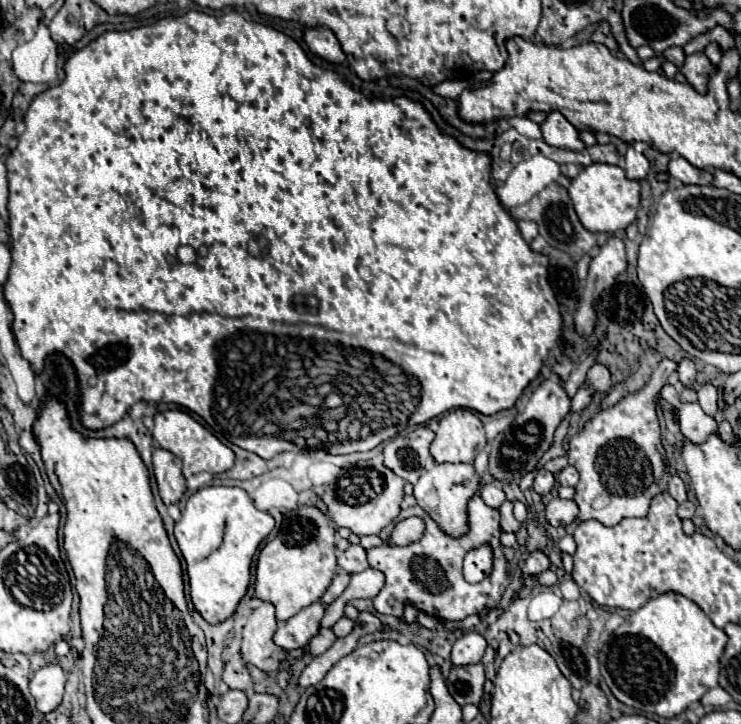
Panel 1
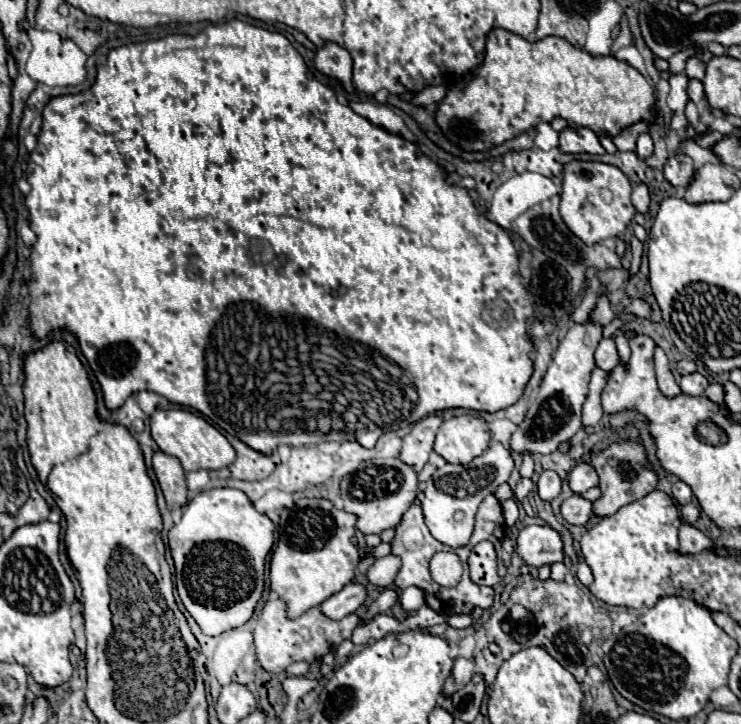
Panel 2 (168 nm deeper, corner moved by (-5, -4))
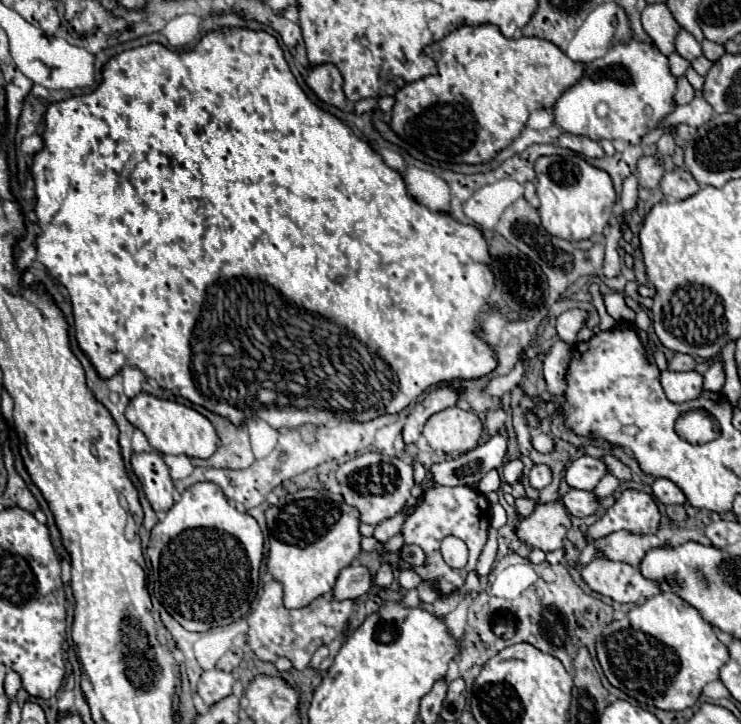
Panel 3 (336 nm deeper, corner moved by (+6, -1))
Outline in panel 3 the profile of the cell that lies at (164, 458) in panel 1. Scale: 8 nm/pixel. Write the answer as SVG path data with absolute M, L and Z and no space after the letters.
M155 452L131 456L131 468L143 486L143 492L155 512L167 512L173 506L173 480L163 458Z

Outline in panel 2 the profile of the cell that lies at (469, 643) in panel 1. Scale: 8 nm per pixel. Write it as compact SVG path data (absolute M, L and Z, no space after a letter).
M456 657L454 659L454 667L452 667L452 673L450 677L446 679L446 685L444 685L444 693L446 695L452 695L456 693L458 689L462 689L474 675L474 661L472 657Z

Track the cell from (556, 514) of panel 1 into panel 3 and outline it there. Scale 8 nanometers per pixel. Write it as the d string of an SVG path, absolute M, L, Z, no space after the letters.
M571 490L563 496L563 504L567 506L571 516L583 518L583 516L591 516L595 514L599 500L595 498L593 492L585 492L585 490Z

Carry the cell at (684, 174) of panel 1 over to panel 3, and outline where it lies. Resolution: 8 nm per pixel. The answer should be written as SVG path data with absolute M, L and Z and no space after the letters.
M643 156L637 162L637 180L639 180L641 188L647 188L647 190L657 188L657 184L663 178L663 172L665 172L663 166L653 156Z

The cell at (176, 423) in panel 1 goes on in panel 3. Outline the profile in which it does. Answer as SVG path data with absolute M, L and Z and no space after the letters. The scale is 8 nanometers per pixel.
M141 392L129 400L129 406L125 408L125 418L147 436L153 448L157 448L163 454L185 454L191 458L209 458L217 450L217 434L213 430L213 424L197 410L187 408L179 402L161 400L157 396Z

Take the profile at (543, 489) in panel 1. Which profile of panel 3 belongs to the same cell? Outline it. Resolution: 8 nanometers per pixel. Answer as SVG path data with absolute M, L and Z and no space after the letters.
M535 464L533 468L531 468L531 472L529 472L529 482L531 482L531 486L533 488L537 488L537 490L541 490L541 488L545 488L549 482L551 482L551 468L549 466L545 466L545 464Z

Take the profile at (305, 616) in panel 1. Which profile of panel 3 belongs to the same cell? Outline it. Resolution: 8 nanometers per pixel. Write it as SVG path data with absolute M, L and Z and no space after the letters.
M353 564L353 566L347 566L341 570L337 584L333 588L333 594L337 600L345 600L345 598L357 600L363 594L367 594L371 590L371 586L373 586L373 576L367 570L367 566Z

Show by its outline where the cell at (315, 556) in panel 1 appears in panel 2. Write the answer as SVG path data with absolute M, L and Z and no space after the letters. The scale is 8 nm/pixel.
M298 499L294 509L282 511L280 537L270 559L270 589L286 603L290 619L318 607L354 579L354 567L360 561L358 547L350 543L354 523L354 515L336 509L326 499Z

